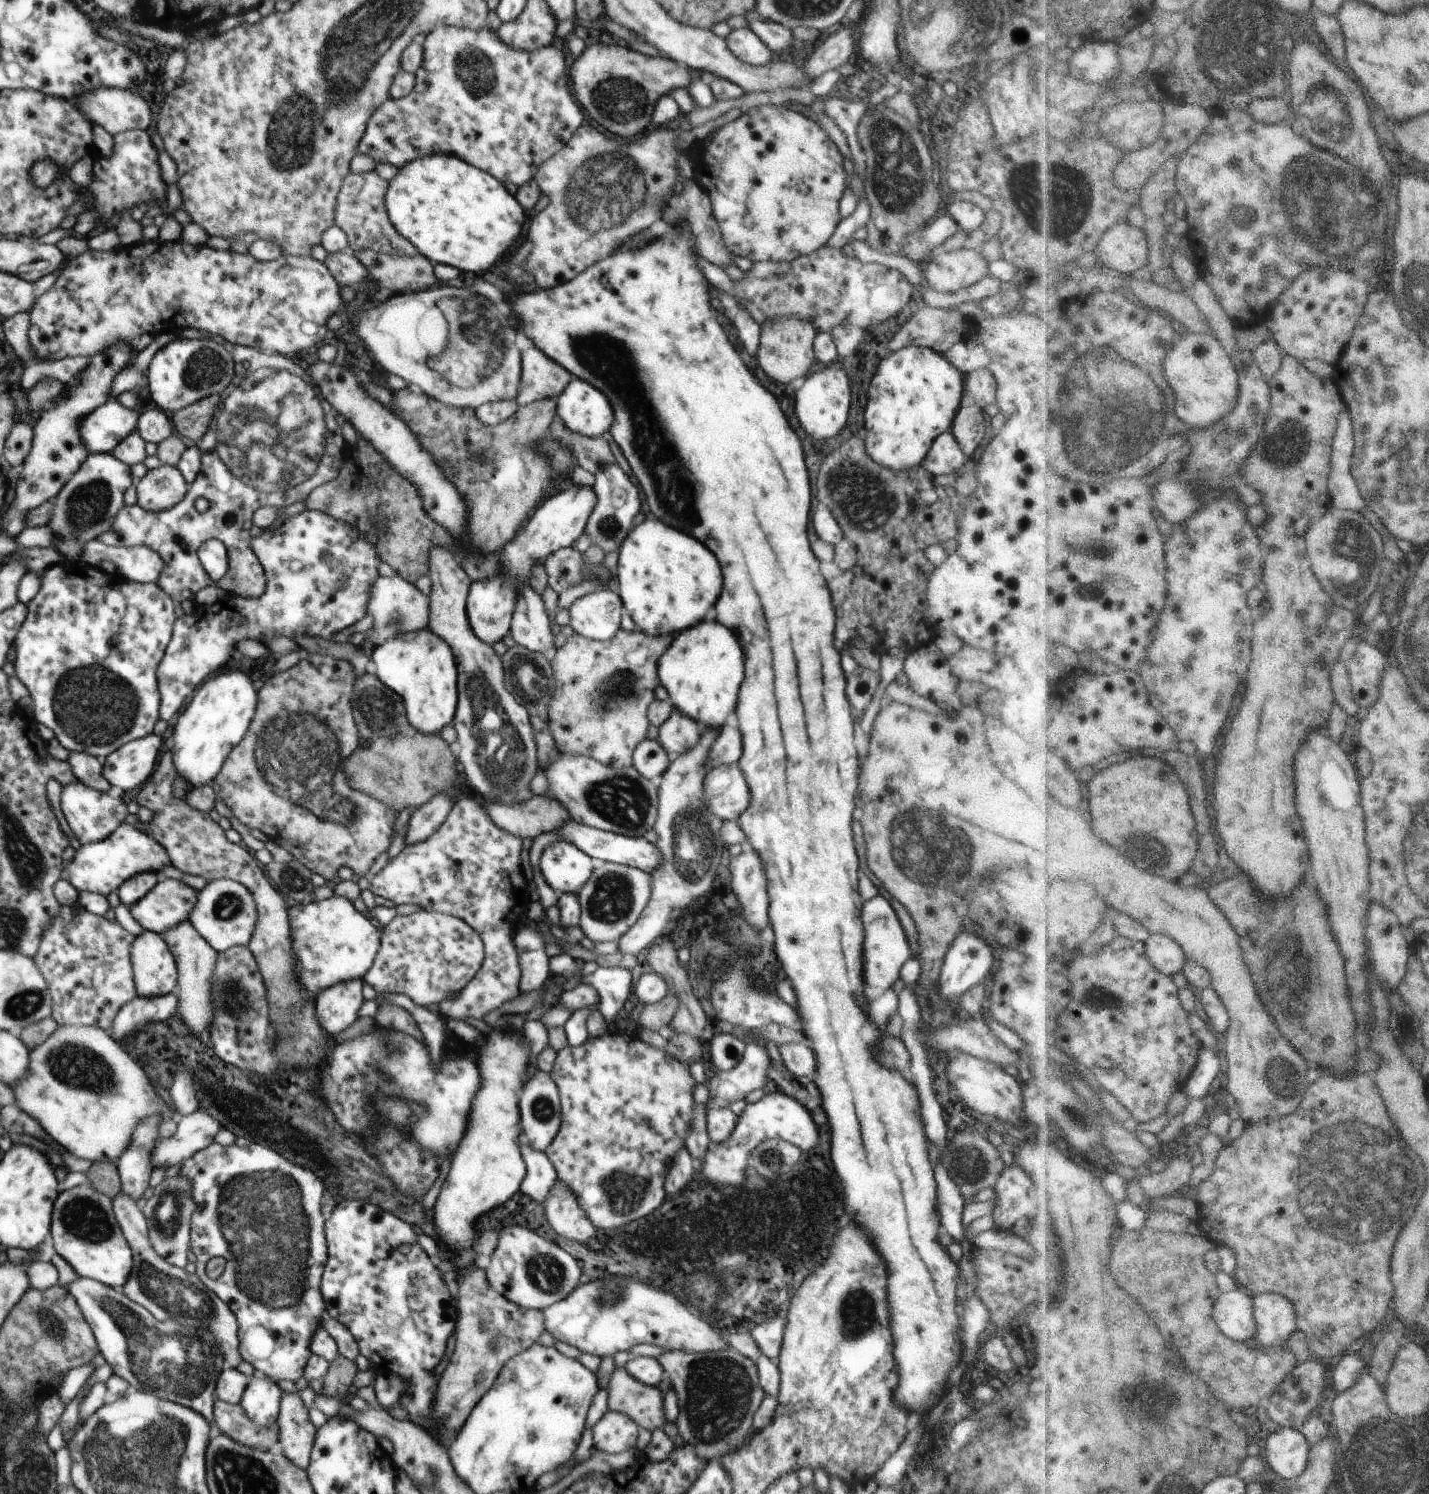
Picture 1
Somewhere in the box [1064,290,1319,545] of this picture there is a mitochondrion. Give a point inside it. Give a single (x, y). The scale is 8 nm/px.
(1286, 448)

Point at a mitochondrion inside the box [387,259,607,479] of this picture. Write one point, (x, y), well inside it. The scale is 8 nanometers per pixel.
(476, 336)

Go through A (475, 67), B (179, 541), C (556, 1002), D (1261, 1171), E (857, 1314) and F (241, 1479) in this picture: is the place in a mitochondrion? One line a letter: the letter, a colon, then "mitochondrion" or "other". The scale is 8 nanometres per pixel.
A: mitochondrion
B: other
C: other
D: other
E: mitochondrion
F: mitochondrion

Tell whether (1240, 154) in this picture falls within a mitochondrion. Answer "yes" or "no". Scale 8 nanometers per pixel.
no

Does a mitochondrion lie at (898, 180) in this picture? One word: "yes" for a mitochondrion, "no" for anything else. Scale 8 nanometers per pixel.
yes

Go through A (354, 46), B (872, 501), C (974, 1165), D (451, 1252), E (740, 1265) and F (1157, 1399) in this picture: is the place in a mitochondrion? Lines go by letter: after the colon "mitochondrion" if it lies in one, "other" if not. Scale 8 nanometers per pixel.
A: mitochondrion
B: mitochondrion
C: mitochondrion
D: other
E: mitochondrion
F: mitochondrion

